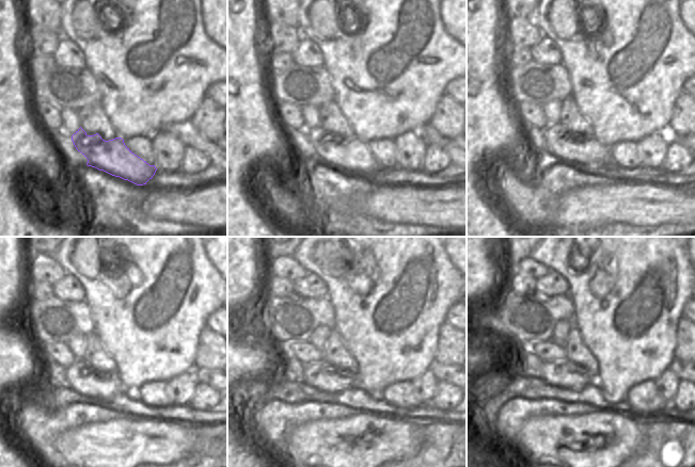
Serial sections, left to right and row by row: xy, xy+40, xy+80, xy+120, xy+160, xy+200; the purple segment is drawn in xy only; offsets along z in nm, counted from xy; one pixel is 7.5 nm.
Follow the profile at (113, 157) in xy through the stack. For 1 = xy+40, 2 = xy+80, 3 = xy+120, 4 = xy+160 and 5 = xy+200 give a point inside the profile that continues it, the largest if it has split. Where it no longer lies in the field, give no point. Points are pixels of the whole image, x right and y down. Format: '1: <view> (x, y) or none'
1: xy+40 (331, 149)
2: xy+80 (559, 144)
3: xy+120 (82, 379)
4: xy+160 (322, 375)
5: xy+200 (566, 374)

